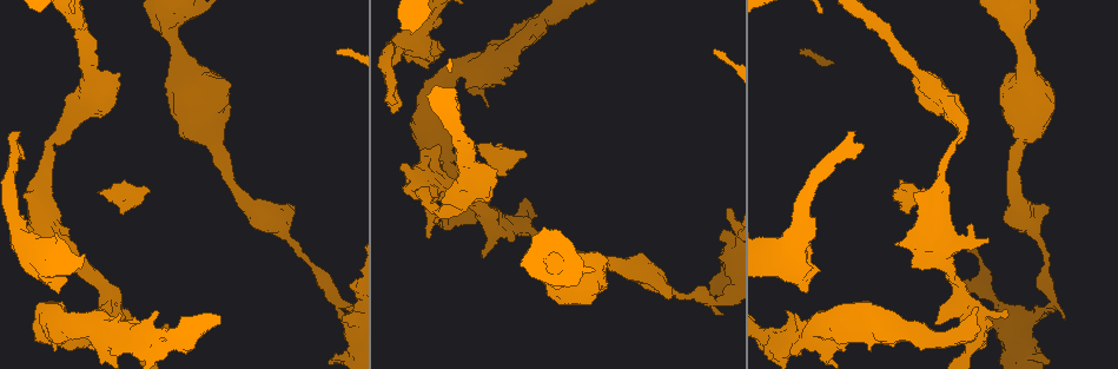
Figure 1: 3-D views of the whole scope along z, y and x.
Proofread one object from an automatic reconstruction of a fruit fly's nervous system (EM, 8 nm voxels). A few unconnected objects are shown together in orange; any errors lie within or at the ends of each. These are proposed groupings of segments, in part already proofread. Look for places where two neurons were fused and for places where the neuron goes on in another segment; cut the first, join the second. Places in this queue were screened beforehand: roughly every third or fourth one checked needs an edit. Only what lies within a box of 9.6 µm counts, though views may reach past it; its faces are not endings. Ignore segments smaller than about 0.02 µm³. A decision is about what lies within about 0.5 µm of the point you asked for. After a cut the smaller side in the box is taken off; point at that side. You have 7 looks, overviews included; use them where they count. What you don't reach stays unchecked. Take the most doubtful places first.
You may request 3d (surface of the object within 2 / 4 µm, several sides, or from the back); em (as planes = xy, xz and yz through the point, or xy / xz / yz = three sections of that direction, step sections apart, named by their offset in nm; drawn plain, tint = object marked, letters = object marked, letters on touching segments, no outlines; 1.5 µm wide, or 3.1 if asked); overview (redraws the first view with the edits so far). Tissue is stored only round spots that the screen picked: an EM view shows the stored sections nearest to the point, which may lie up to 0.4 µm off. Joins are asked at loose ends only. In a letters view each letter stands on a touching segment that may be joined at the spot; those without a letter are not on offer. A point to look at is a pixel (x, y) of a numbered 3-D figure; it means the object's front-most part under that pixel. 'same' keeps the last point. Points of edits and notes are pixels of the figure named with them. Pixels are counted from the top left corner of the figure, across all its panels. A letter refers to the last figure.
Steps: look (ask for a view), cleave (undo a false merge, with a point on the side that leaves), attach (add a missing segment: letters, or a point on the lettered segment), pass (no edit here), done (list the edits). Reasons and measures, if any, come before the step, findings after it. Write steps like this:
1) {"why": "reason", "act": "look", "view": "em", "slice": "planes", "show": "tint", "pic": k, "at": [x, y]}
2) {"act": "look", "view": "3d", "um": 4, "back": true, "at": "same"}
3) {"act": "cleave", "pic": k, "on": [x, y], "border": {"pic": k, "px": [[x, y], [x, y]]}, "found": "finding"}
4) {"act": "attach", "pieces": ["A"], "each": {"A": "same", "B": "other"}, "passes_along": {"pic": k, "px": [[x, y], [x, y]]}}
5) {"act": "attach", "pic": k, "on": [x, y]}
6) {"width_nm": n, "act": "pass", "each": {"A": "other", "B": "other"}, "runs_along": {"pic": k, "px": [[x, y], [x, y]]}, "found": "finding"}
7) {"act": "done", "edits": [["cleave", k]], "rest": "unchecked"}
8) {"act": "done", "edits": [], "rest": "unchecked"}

{"why": "free end", "act": "look", "view": "3d", "um": 4, "pic": 1, "at": [19, 132]}

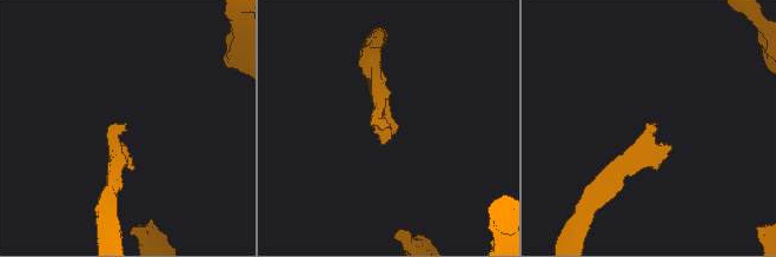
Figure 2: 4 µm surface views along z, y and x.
{"why": "shape alone is not enough", "act": "look", "view": "em", "slice": "yz", "step": 8, "show": "tint", "pic": 2, "at": [649, 124]}

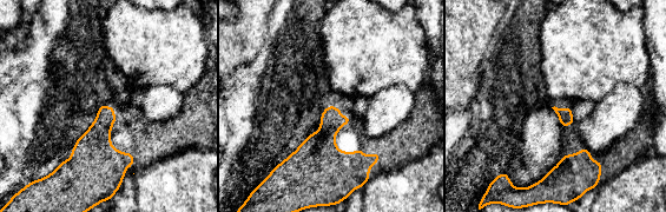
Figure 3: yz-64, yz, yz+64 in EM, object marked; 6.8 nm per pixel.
{"act": "look", "view": "em", "slice": "xz", "step": 8, "show": "letters", "at": "same"}

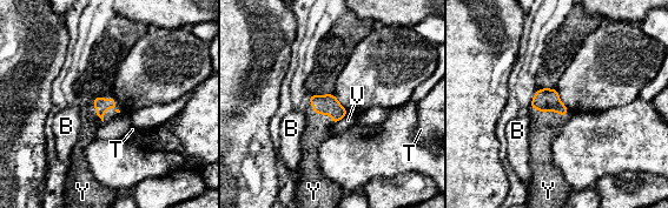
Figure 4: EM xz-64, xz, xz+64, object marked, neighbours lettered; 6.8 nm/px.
{"act": "attach", "pieces": ["Y"], "each": {"B": "other", "T": "other", "V": "other", "Y": "same"}, "passes_along": {"pic": 4, "px": [[100, 104], [104, 115], [91, 123]]}, "found": "the neuron continues"}

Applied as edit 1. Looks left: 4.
{"why": "stops while still wide", "act": "look", "view": "3d", "um": 4, "pic": 1, "at": [401, 164]}

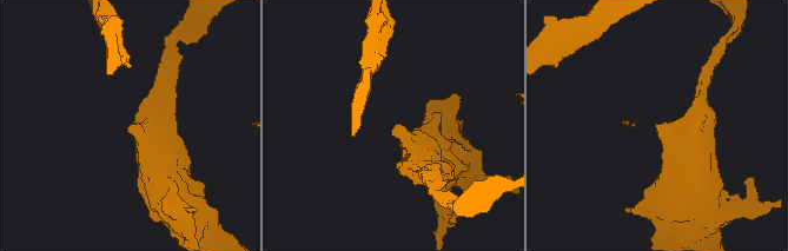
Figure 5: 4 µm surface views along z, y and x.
{"why": "need the tissue", "act": "look", "view": "em", "slice": "xy", "step": 4, "show": "letters", "pic": 5, "at": [398, 126]}

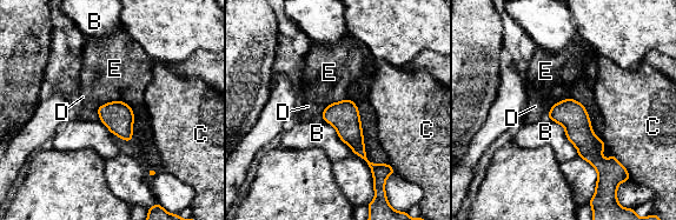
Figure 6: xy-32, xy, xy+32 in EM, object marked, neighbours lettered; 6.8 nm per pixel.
{"act": "look", "view": "em", "slice": "xz", "step": 8, "show": "letters", "at": "same"}

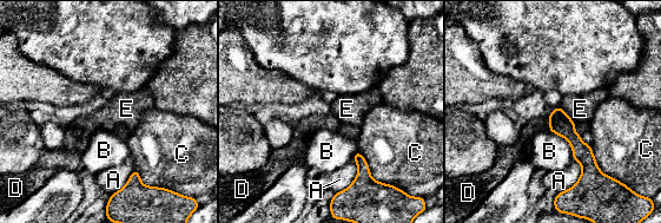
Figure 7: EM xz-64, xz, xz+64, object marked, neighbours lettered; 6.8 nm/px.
{"longest_contact_nm": ["B", 280], "act": "pass", "each": {"A": "other", "B": "other", "C": "other", "D": "other", "E": "other"}, "runs_along": {"pic": 7, "px": [[557, 110], [587, 159], [588, 177]]}, "found": "no lettered segment goes on from it"}

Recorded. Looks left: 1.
{"act": "done", "edits": [["attach", 4]], "rest": "unchecked"}

